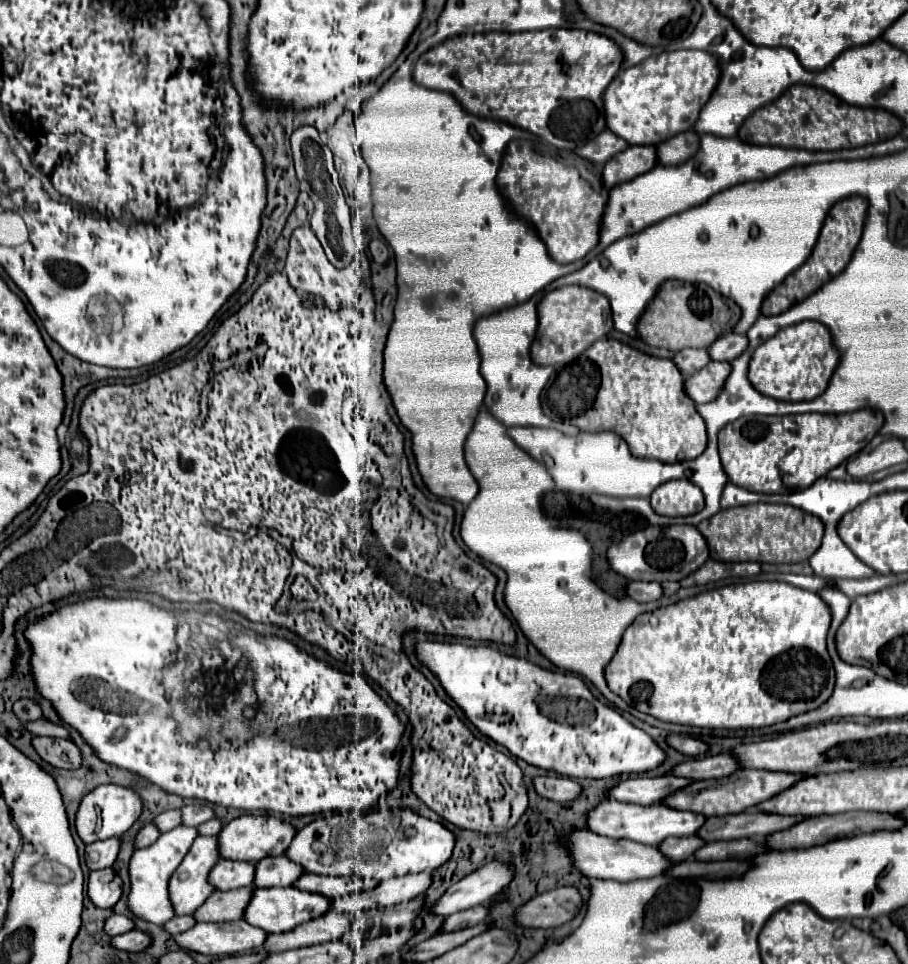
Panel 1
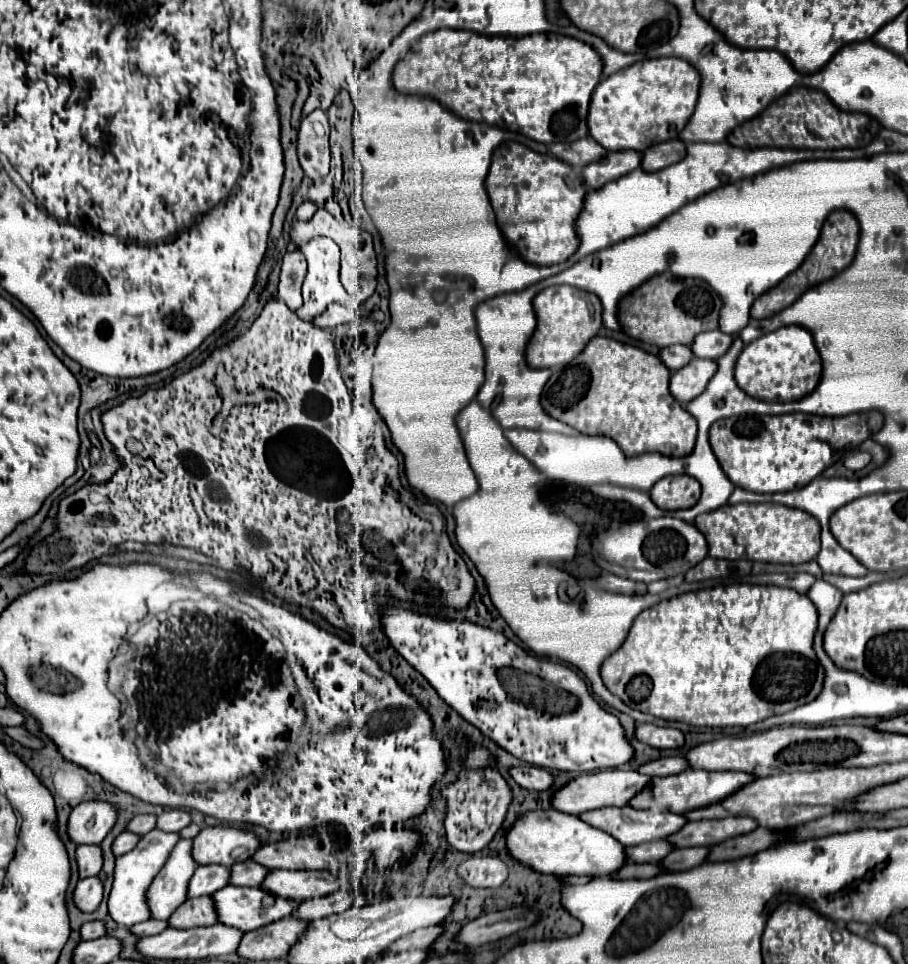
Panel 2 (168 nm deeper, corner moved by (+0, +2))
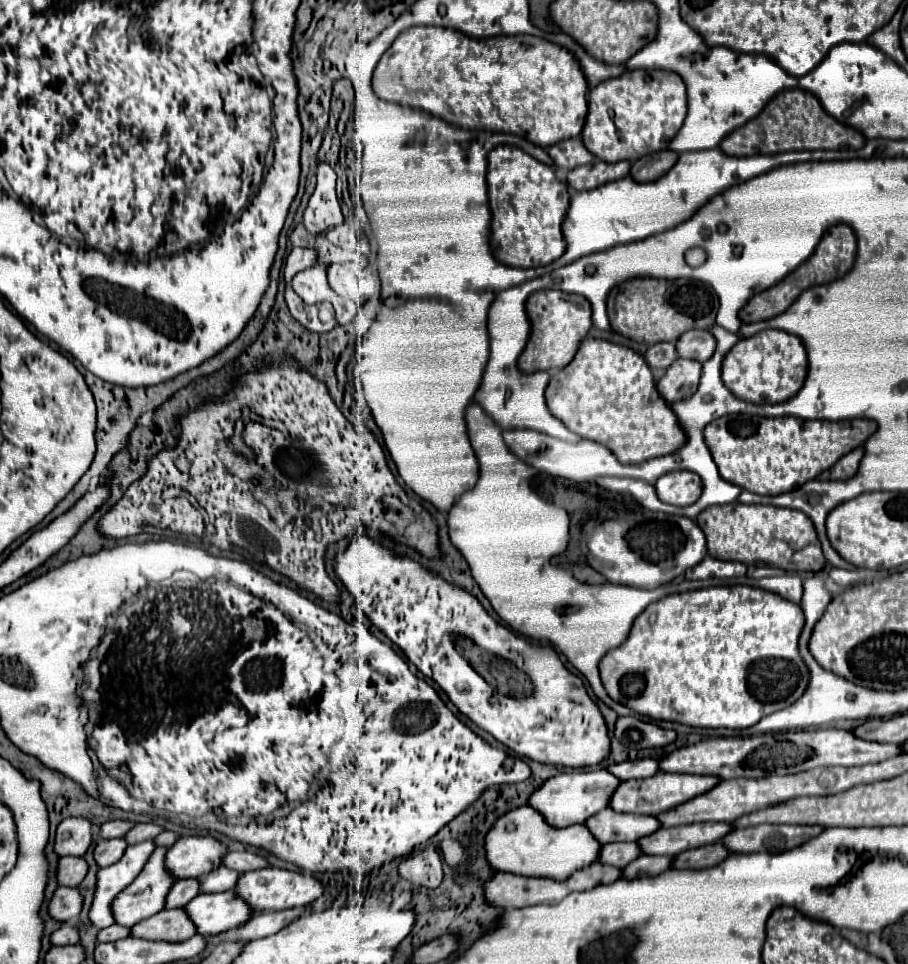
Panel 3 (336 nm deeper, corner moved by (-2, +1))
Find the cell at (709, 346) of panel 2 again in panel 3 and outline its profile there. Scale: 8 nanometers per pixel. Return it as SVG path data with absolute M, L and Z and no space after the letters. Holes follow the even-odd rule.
M687 330L687 334L677 338L675 348L679 350L679 358L705 362L715 352L715 338L707 330Z

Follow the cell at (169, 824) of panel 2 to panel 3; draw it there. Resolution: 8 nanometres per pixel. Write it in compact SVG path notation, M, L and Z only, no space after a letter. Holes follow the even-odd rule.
M135 824L125 836L123 836L123 840L131 846L131 844L139 844L139 842L145 842L145 840L153 840L159 832L163 832L159 826L155 826L155 824Z

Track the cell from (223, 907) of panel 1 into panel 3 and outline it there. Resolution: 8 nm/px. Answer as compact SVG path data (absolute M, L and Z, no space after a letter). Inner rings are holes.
M183 908L161 910L151 918L131 926L131 936L153 942L185 942L195 934L193 922Z

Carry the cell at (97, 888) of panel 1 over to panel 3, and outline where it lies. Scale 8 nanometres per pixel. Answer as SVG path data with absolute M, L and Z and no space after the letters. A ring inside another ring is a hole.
M57 888L49 902L49 916L57 922L73 922L77 920L83 906L83 898L77 888Z

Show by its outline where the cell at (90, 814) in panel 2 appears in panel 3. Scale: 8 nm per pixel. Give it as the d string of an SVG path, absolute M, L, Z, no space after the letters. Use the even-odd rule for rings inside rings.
M67 818L57 826L53 850L57 856L83 856L93 840L93 824L85 818Z

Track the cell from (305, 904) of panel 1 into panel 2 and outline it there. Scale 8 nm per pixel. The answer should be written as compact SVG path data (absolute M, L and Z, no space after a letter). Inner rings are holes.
M227 885L225 889L219 889L213 893L215 909L219 915L219 921L231 927L245 931L253 931L259 927L265 927L277 919L285 919L293 915L293 909L299 905L299 901L289 901L285 897L273 897L273 893L265 893L261 887L237 887L237 885Z

